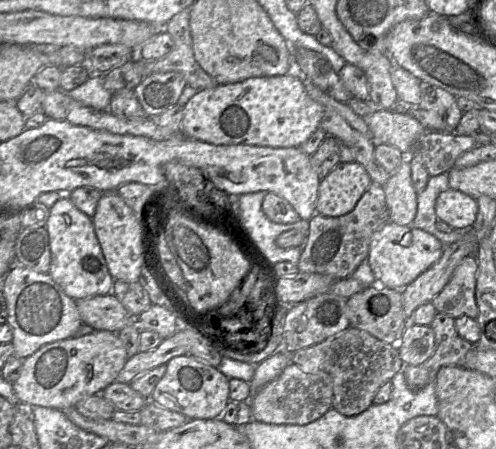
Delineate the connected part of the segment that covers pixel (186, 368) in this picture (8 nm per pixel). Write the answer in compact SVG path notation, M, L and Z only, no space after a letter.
M189 354L172 358L166 364L166 371L156 384L150 401L178 412L188 419L220 418L229 399L229 378L216 367Z

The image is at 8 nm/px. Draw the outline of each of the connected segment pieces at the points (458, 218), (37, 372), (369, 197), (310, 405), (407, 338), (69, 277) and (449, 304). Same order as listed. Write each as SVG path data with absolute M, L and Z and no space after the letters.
M450 188L437 197L435 211L437 218L452 228L467 230L476 220L478 203L471 196Z
M92 333L52 342L23 359L21 372L13 382L14 392L24 407L75 408L82 399L101 392L116 381L125 365L127 352L117 333Z
M371 182L355 208L338 217L325 217L315 213L309 220L309 232L297 264L298 271L330 275L345 279L352 275L361 262L368 257L373 234L390 221L383 186Z
M291 363L276 379L254 393L249 403L252 420L267 424L306 425L333 407L332 378L324 372L306 372Z
M408 324L398 342L399 356L405 365L419 366L435 351L435 334L430 325Z
M62 196L49 210L45 227L51 251L49 274L64 293L75 301L111 293L115 279L108 270L92 218L79 210L69 196Z
M475 255L465 257L454 270L450 280L431 301L438 313L453 319L468 316L476 319L479 314L476 303L478 261Z

